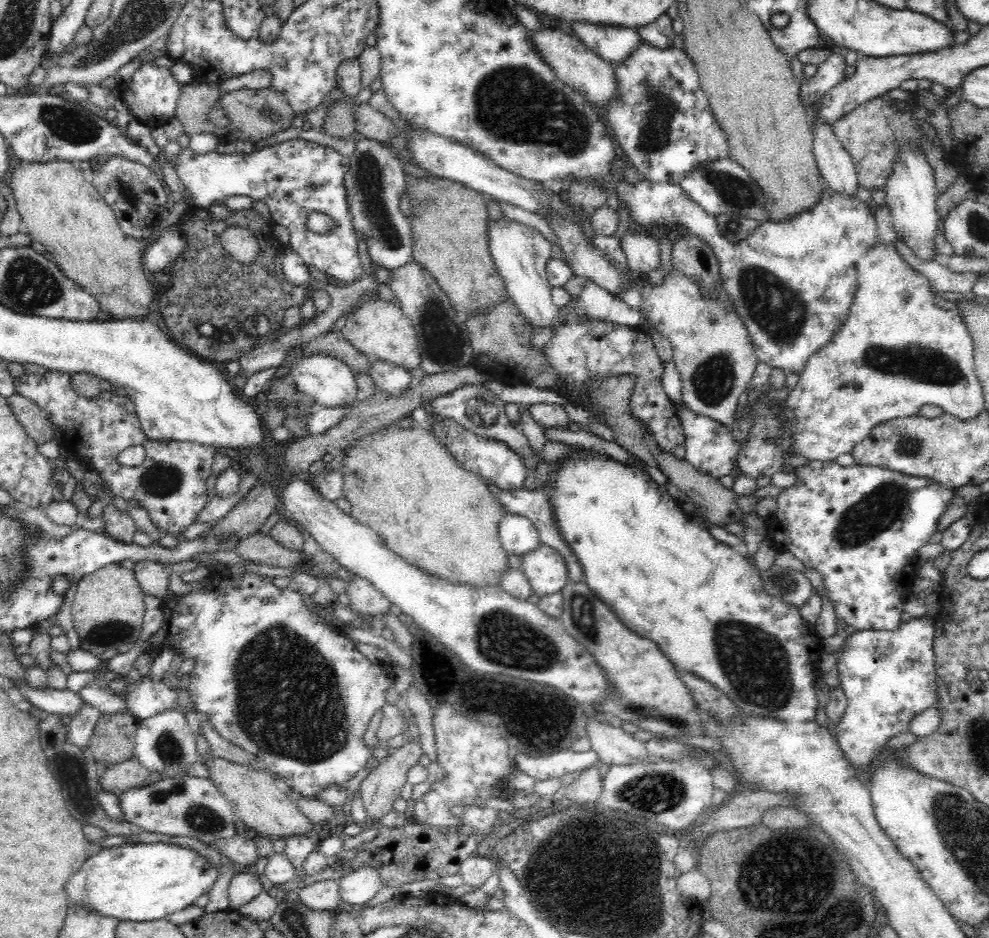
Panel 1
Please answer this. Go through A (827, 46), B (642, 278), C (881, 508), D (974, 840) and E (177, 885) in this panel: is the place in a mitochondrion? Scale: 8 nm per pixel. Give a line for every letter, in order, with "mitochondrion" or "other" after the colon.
A: other
B: other
C: mitochondrion
D: mitochondrion
E: other

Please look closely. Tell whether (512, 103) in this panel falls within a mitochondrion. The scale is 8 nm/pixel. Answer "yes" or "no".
yes

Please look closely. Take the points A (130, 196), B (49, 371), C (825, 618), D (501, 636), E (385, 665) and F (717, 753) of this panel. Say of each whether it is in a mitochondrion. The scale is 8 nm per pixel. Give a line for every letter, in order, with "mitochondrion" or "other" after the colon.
A: mitochondrion
B: other
C: other
D: mitochondrion
E: other
F: other

